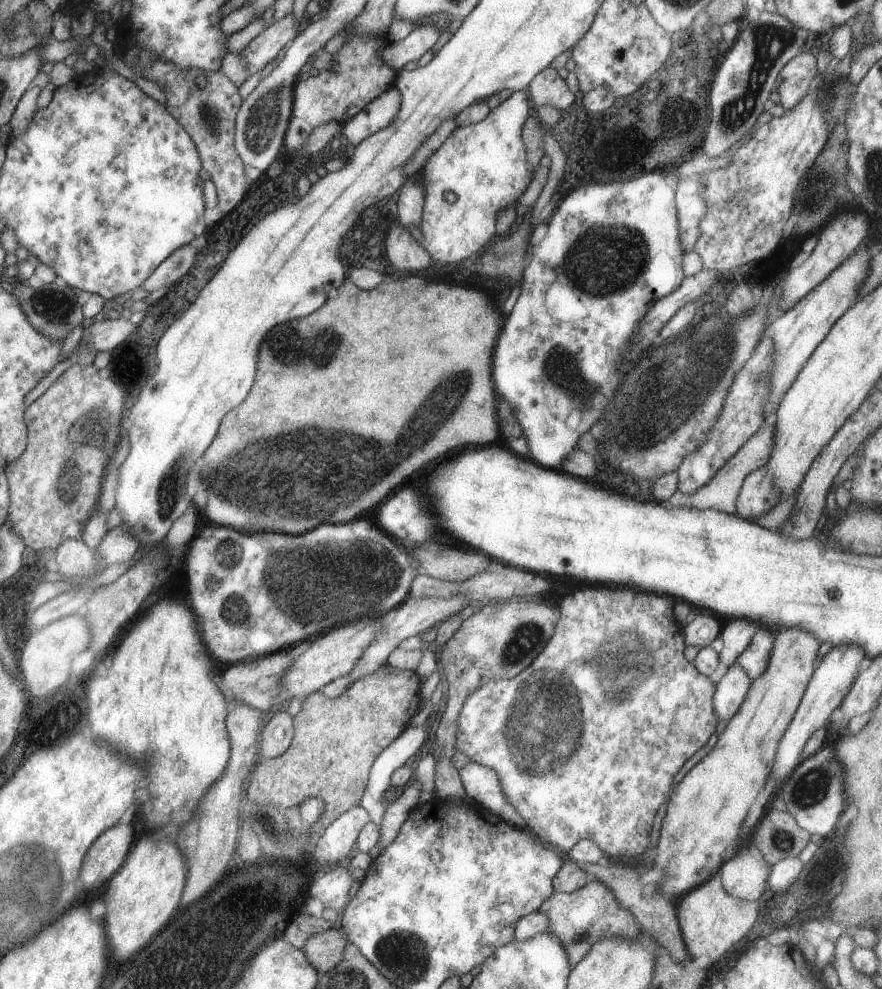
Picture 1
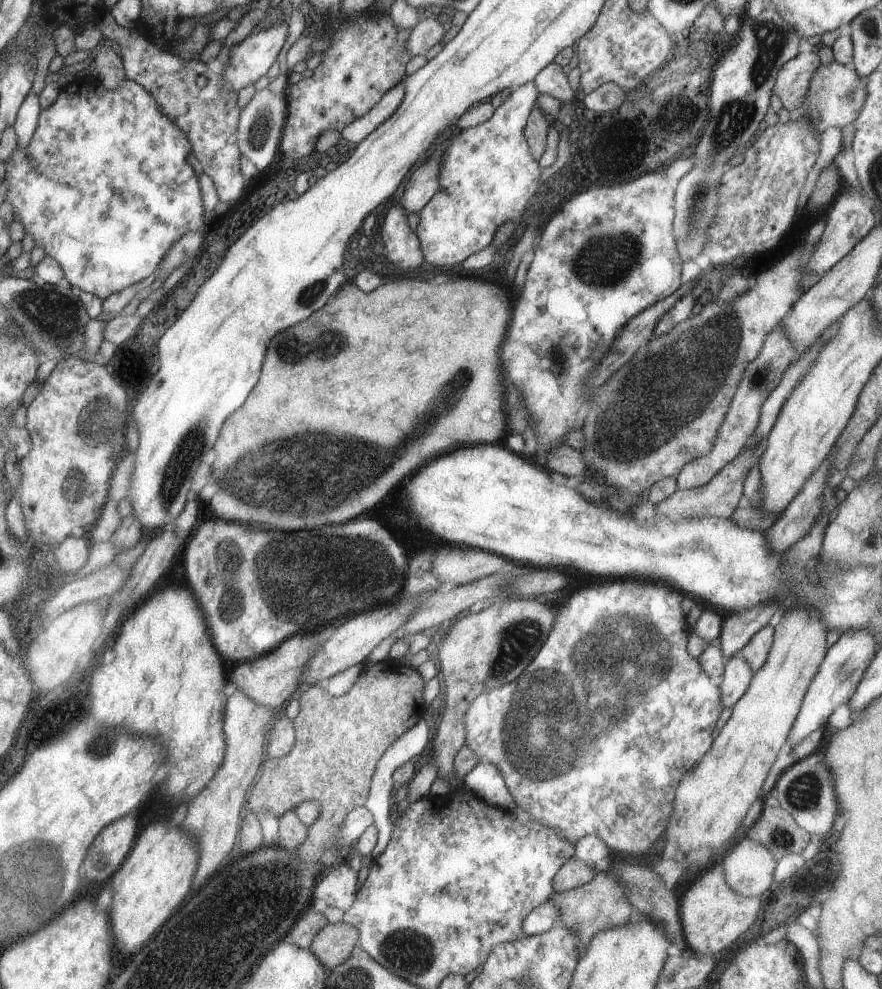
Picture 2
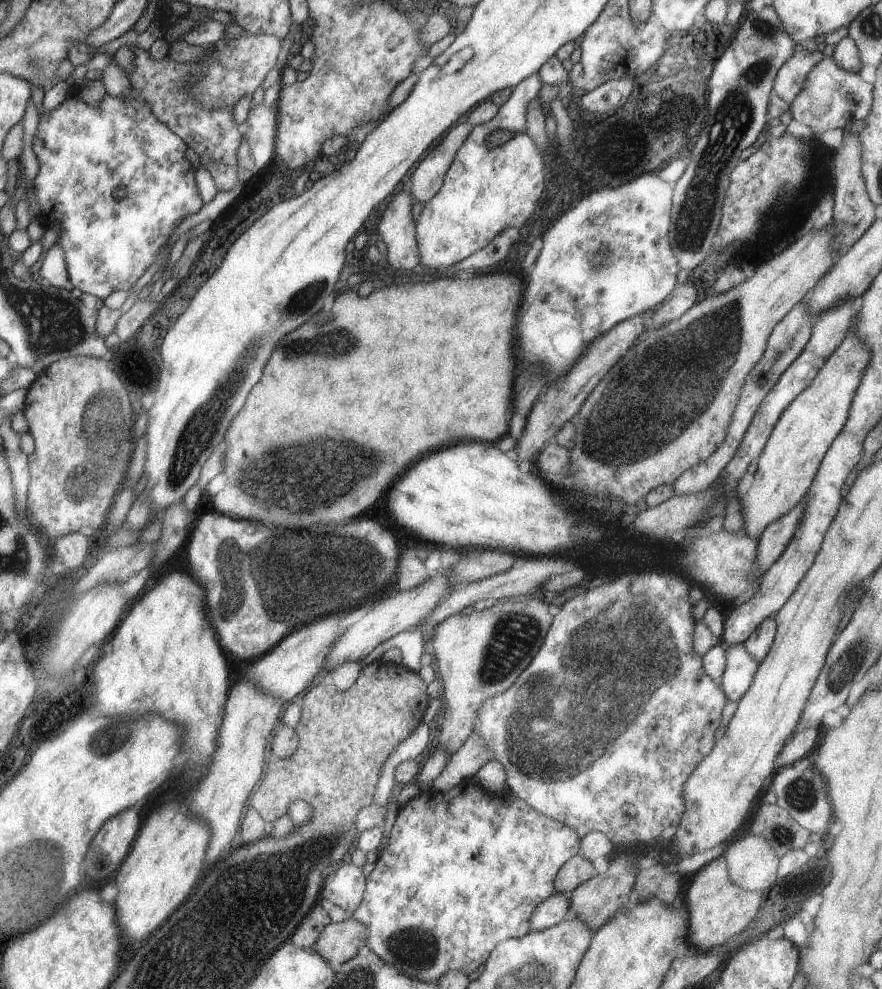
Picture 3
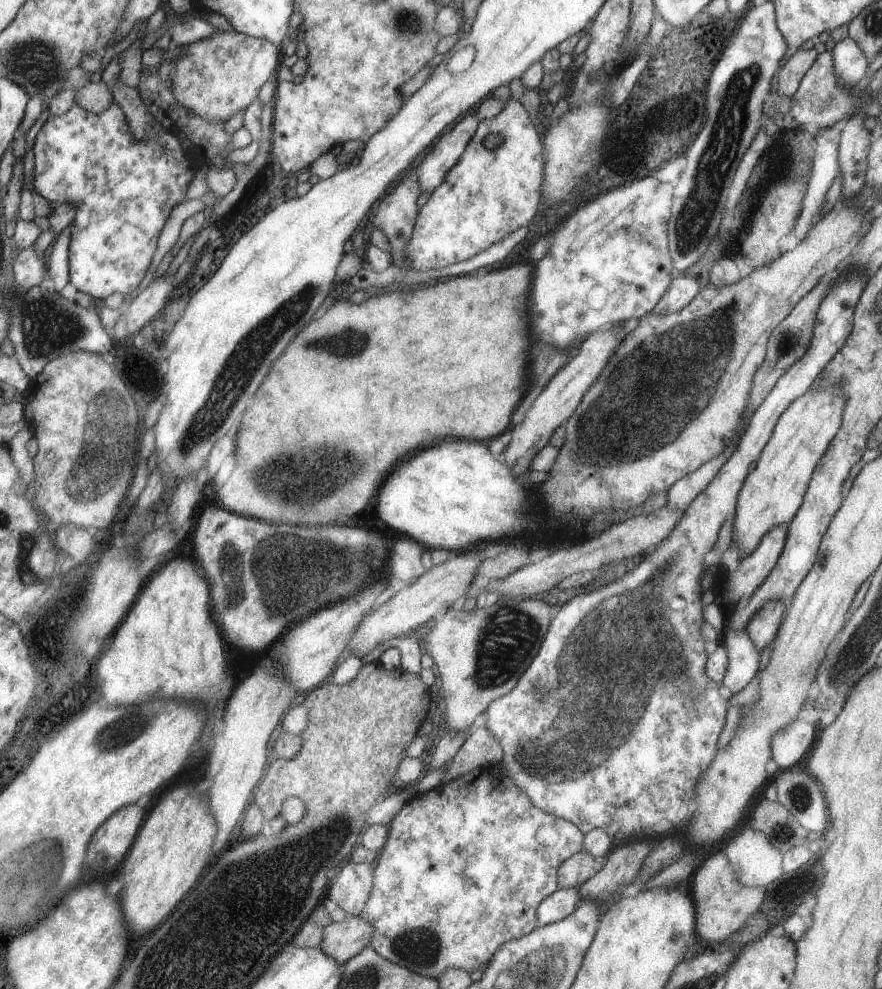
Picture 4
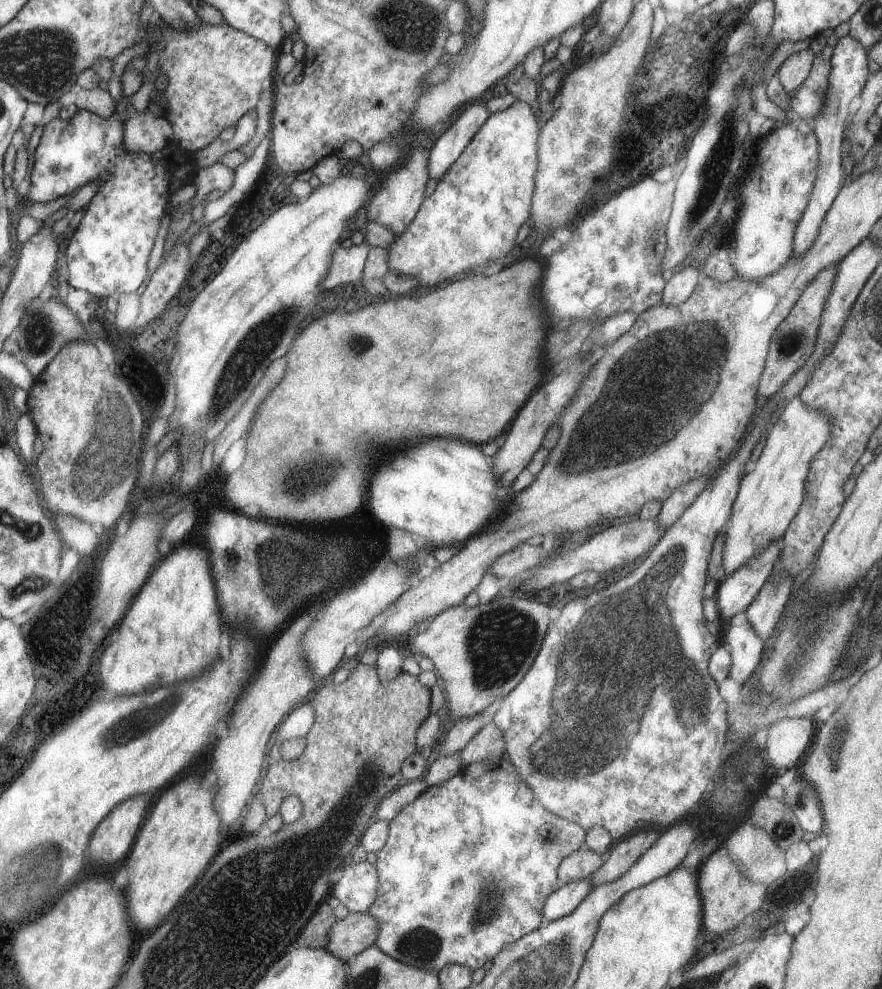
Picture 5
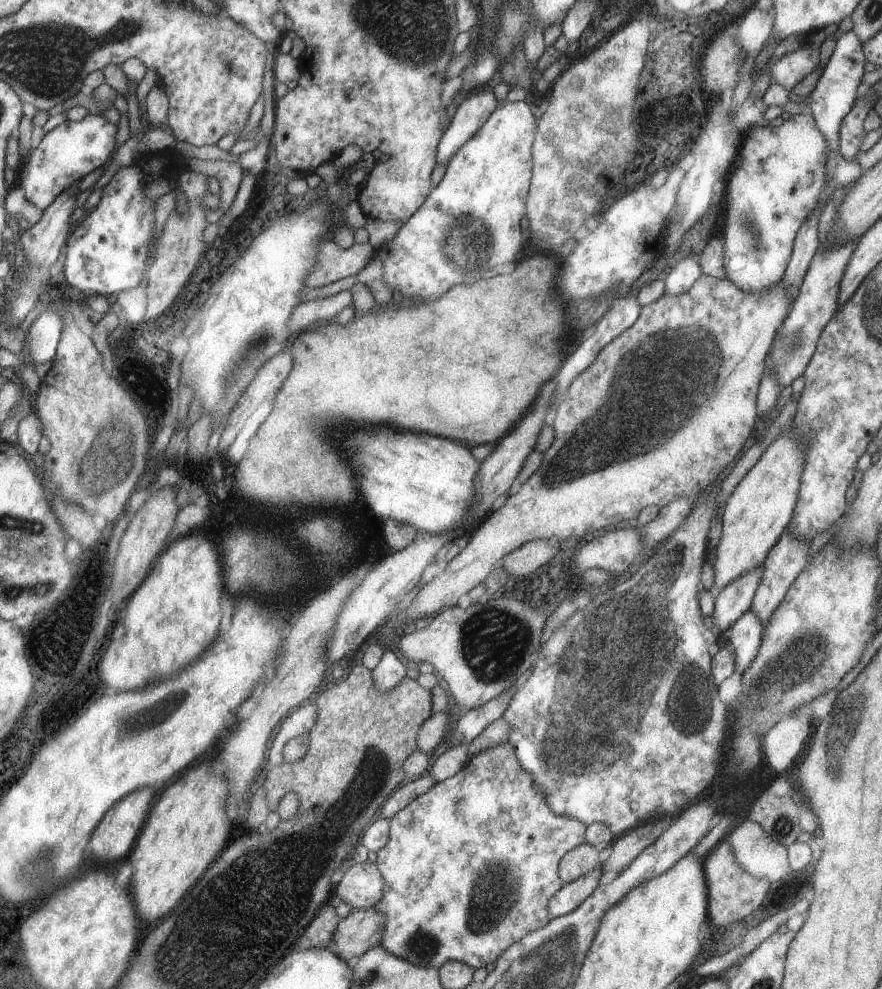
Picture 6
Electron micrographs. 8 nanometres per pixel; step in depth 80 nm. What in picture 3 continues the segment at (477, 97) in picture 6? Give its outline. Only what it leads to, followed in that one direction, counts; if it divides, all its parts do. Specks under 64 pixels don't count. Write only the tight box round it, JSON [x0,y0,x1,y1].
[406,121,475,202]

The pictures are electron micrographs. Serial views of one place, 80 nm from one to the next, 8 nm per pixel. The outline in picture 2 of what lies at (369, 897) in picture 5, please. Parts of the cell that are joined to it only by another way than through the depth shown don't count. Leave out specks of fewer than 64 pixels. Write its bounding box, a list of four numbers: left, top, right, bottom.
[313,864,359,911]

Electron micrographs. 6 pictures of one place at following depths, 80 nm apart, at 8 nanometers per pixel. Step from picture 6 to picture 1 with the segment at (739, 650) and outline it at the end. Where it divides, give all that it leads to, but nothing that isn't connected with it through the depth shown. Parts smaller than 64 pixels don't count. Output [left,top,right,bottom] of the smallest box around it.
[713,662,751,721]

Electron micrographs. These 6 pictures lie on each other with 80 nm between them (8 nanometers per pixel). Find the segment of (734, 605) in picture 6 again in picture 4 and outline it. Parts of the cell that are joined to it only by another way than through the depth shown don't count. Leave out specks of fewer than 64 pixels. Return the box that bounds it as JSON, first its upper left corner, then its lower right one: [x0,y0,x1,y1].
[722,525,788,606]

